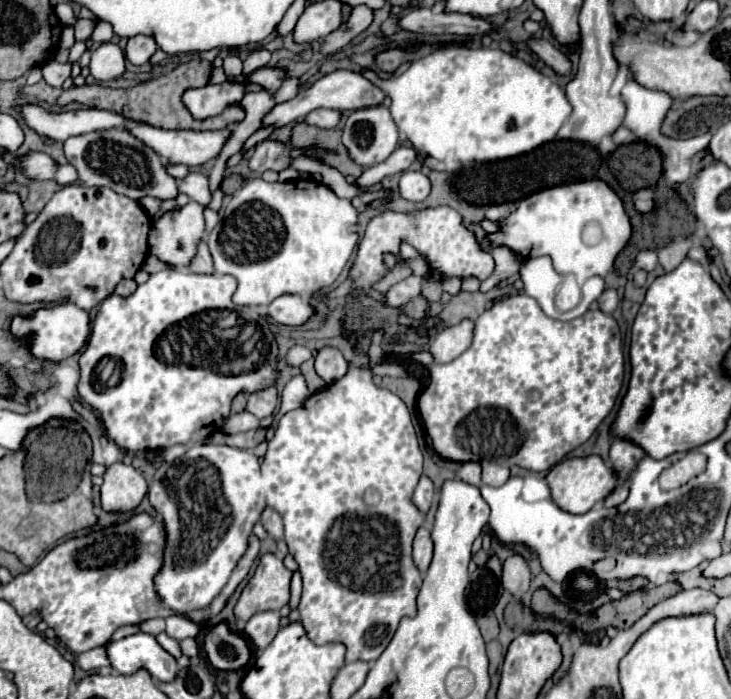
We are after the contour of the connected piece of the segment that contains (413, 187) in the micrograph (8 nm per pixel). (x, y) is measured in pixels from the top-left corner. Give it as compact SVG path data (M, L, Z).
M405 171L399 179L399 193L411 201L423 201L429 195L429 177L421 171Z

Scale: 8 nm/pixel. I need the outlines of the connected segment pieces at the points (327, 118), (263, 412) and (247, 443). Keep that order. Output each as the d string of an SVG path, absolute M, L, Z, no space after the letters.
M315 109L305 117L305 123L331 129L331 127L335 127L339 123L339 117L341 117L341 113L335 111L335 109Z
M269 387L269 389L263 389L263 391L249 395L247 411L253 413L255 417L259 417L259 419L273 415L275 407L277 407L277 389L275 387Z
M255 429L255 431L245 431L245 433L235 433L235 435L223 435L215 433L209 443L215 445L229 445L229 447L239 447L239 449L255 449L259 443L265 441L265 429Z

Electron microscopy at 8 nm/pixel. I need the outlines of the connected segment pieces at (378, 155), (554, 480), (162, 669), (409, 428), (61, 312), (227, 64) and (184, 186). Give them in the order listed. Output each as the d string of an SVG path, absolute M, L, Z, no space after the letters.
M377 105L377 107L353 111L345 121L341 141L343 141L349 157L355 163L359 163L361 167L371 167L371 165L385 161L395 151L395 147L399 143L399 133L397 133L397 125L395 125L389 109L383 105Z
M599 455L563 459L553 469L549 469L545 481L551 489L551 499L569 513L587 513L595 503L603 501L617 485L617 477L613 475L613 471L605 465L605 461Z
M135 633L121 641L111 641L107 655L111 665L123 675L147 669L157 681L173 681L179 673L177 659L167 653L149 633Z
M378 329L371 338L369 347L369 369L359 369L355 365L349 365L347 373L337 379L335 383L327 385L323 391L313 393L299 409L285 413L279 419L275 437L269 441L269 449L265 453L265 459L261 463L261 475L263 475L263 487L265 487L265 499L267 505L273 507L275 511L279 511L279 515L283 513L283 523L285 523L285 543L289 547L289 553L295 557L297 565L299 565L299 573L303 577L303 595L299 601L299 615L301 615L301 623L307 631L307 637L315 643L315 645L325 645L325 643L343 643L347 647L345 653L345 661L375 661L383 649L389 645L393 633L397 631L397 625L401 621L401 617L415 617L417 607L415 607L415 597L419 593L423 575L421 571L415 567L413 559L411 559L411 543L413 537L417 533L417 529L423 525L425 517L423 513L417 509L417 505L411 501L411 495L417 487L417 481L423 473L423 455L419 451L417 445L417 437L415 437L415 429L411 423L411 415L407 405L393 395L387 389L375 387L373 383L373 371L371 367L381 363L381 357L384 352L381 349L381 341L383 341L384 329Z
M65 301L55 307L37 309L27 317L21 317L21 315L13 317L11 333L27 343L29 353L33 357L45 359L51 363L59 363L85 347L89 333L91 333L91 315L85 309L79 309L73 301Z
M229 55L223 59L223 69L225 69L225 75L227 77L233 77L233 75L241 75L241 69L243 69L243 63L239 57L235 55Z
M193 171L189 173L185 179L179 181L179 189L189 197L189 199L195 199L197 203L201 203L203 207L207 207L211 203L211 189L209 189L209 179L199 173L199 171Z

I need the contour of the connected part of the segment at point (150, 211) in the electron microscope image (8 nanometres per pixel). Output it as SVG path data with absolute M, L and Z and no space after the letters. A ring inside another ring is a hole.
M141 197L139 199L139 205L145 209L145 213L149 215L149 217L155 217L157 213L159 213L159 209L161 209L161 199L157 199L157 197Z

